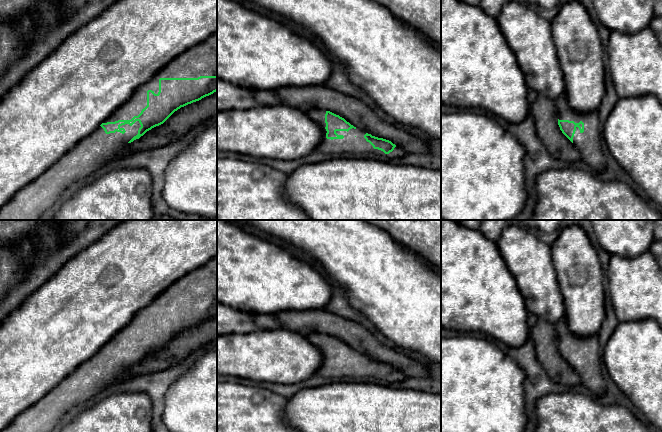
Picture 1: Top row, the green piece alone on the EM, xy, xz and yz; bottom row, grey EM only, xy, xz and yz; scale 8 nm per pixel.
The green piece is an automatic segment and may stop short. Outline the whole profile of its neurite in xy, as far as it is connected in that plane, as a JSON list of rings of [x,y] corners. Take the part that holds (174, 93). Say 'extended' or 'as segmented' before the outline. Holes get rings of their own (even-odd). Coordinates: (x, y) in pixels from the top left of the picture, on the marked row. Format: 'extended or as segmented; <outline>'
extended; [[[217,32],[210,35],[183,53],[174,57],[149,81],[139,86],[132,96],[118,107],[95,131],[82,139],[61,159],[50,166],[30,184],[21,188],[14,197],[0,209],[0,220],[38,220],[58,200],[62,192],[76,181],[105,166],[109,161],[124,156],[123,149],[128,143],[139,139],[147,131],[163,124],[175,111],[217,91]]]

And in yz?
extended; [[[566,92],[555,100],[555,104],[560,130],[574,144],[590,170],[600,176],[607,163],[600,145],[599,110],[587,113],[572,110]]]

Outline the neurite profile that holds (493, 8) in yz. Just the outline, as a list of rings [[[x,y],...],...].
[[[480,0],[479,5],[489,16],[497,20],[505,2],[506,0]]]

